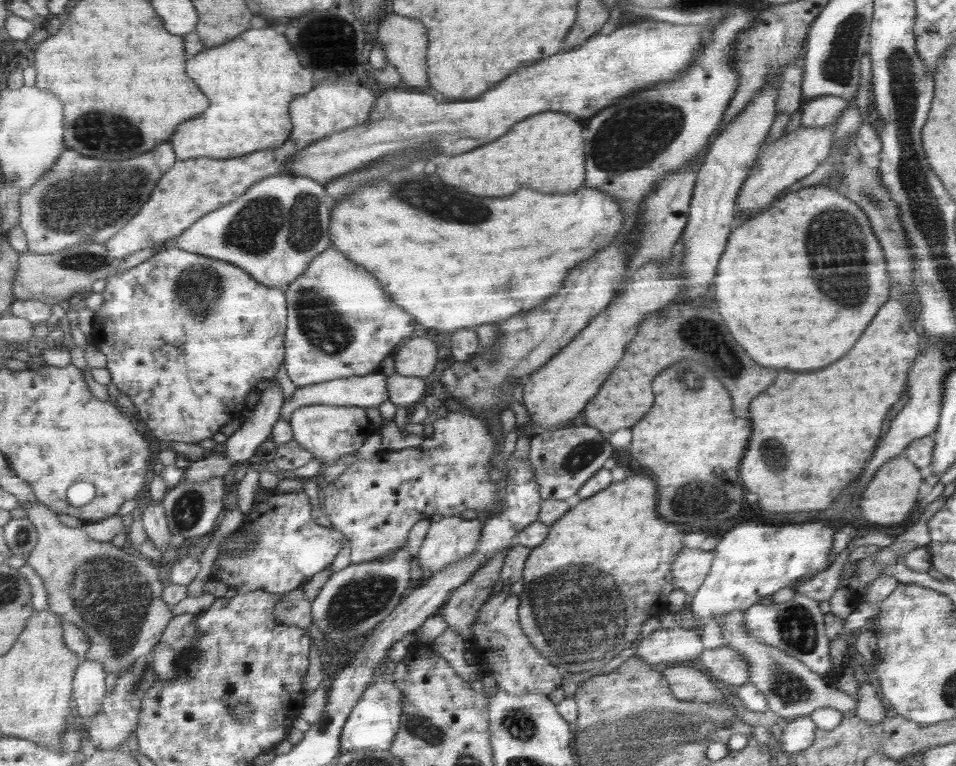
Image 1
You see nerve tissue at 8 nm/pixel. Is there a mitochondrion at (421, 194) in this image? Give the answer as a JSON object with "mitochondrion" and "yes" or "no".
{"mitochondrion":"yes"}

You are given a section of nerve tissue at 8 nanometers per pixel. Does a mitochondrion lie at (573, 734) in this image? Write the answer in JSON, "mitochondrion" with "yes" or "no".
{"mitochondrion":"yes"}

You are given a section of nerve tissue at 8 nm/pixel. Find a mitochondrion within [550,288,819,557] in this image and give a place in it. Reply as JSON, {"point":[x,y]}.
{"point":[699,332]}

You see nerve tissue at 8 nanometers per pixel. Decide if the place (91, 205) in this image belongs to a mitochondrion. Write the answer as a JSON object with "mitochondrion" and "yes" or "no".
{"mitochondrion":"yes"}

